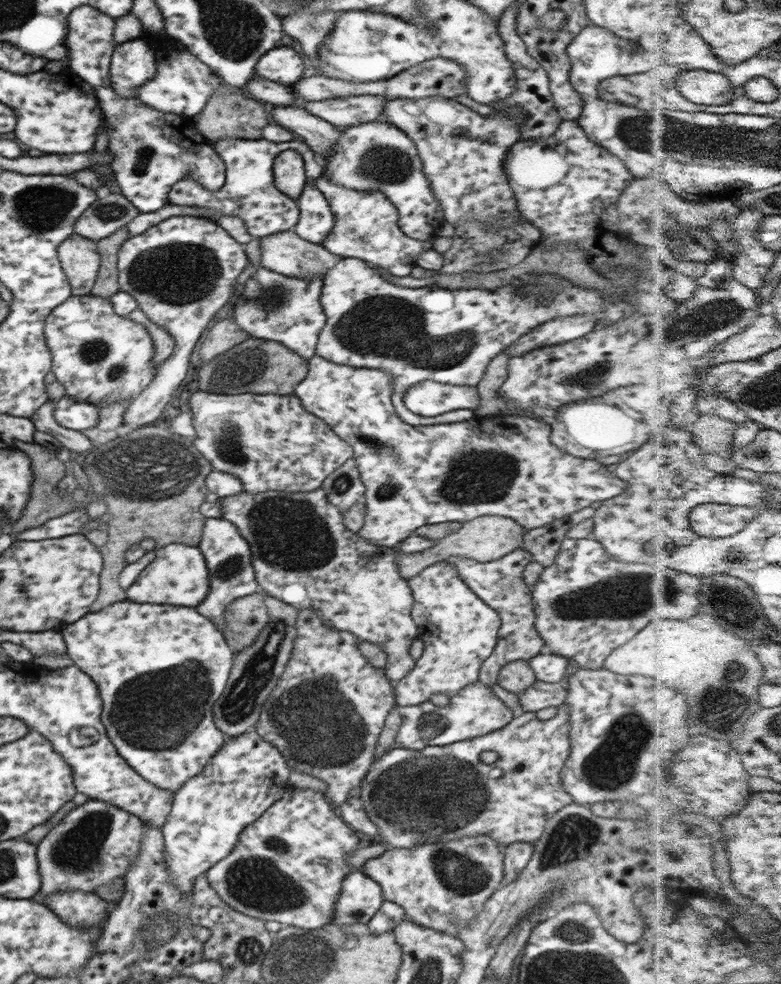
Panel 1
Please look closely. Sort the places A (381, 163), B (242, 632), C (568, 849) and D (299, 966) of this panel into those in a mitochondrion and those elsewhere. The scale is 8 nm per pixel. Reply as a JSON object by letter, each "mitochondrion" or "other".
{"A":"mitochondrion","B":"mitochondrion","C":"mitochondrion","D":"mitochondrion"}

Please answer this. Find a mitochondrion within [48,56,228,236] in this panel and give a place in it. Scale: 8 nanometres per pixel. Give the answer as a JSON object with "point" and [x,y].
{"point":[145,154]}

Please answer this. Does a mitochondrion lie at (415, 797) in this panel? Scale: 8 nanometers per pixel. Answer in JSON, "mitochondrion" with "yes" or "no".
{"mitochondrion":"yes"}

